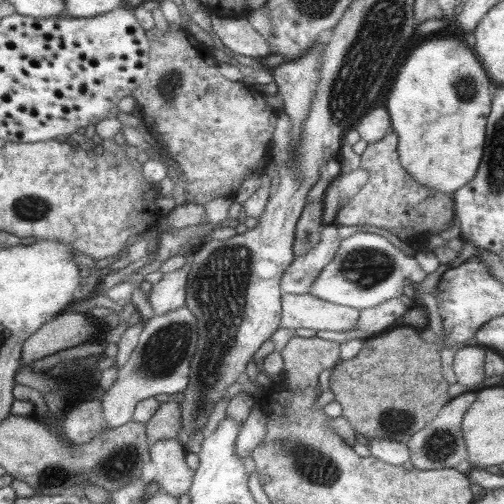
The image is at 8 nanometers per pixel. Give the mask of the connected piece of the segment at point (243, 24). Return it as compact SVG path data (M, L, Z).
M212 14L211 18L214 32L230 51L255 59L272 54L267 40L254 30L246 16L218 17Z

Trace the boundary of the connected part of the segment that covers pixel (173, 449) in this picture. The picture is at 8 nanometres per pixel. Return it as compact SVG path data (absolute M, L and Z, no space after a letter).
M178 437L162 439L150 447L151 461L157 467L156 484L174 498L188 494L192 487L195 470L186 463L187 451Z

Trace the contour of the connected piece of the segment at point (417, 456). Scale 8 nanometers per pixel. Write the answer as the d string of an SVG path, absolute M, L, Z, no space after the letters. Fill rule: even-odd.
M468 391L453 399L450 399L444 408L438 413L438 416L431 420L422 430L418 430L407 442L410 449L410 462L414 468L420 470L436 470L441 468L455 468L469 460L466 441L464 438L462 423L466 411L470 405L477 399L478 391Z

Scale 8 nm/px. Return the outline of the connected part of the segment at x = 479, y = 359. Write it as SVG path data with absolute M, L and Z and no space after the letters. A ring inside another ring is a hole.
M469 343L456 349L453 368L457 382L464 386L477 386L486 377L485 354L483 346Z

